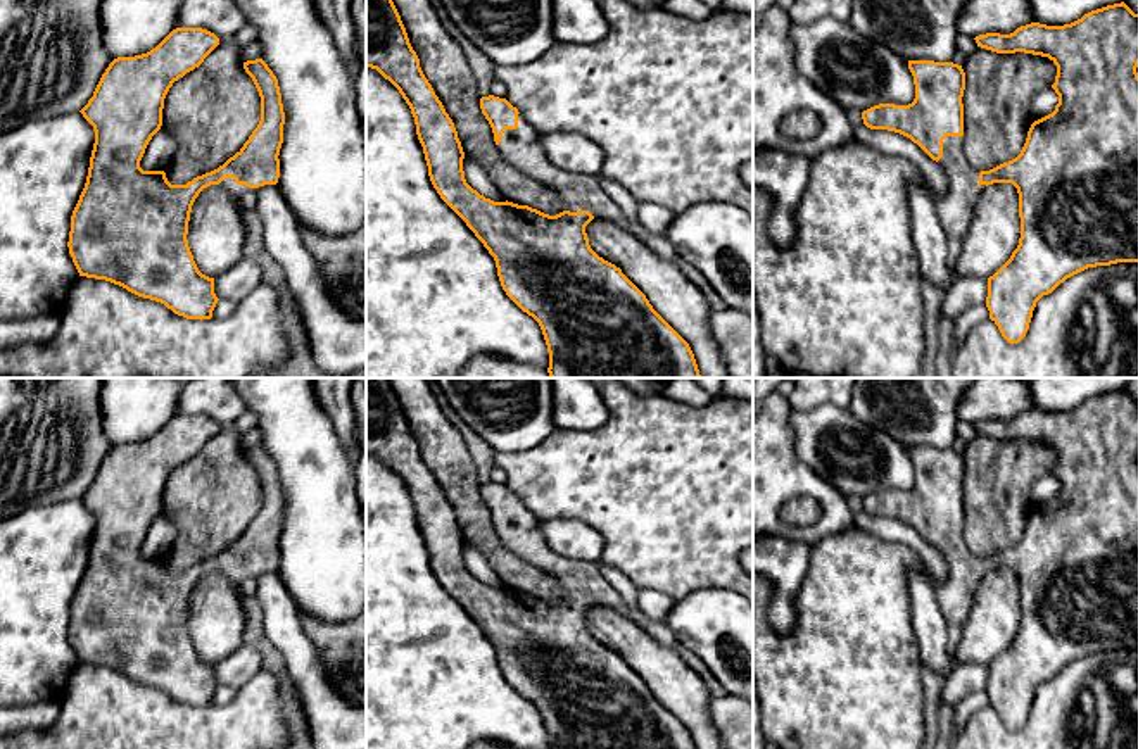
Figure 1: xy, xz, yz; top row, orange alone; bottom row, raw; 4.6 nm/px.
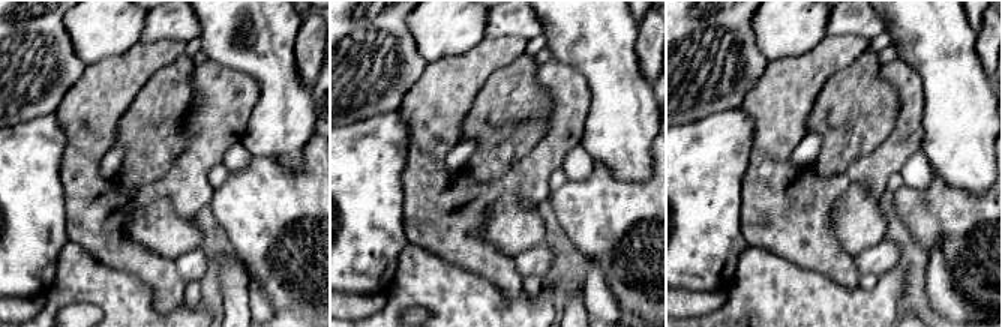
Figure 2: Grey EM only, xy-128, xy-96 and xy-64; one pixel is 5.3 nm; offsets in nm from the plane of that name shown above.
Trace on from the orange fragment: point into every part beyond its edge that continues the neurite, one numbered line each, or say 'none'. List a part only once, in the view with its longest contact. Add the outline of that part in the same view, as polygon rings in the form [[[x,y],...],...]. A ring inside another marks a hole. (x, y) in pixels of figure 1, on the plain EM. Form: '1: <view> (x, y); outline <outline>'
1: yz (957, 594); outline [[[946,523],[943,542],[938,547],[948,564],[948,576],[938,580],[938,601],[950,625],[962,625],[976,602],[976,590],[986,571],[979,570],[979,559],[964,540],[964,523]]]

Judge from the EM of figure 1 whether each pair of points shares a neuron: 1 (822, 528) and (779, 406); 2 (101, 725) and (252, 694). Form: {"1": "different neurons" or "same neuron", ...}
{"1": "same neuron", "2": "same neuron"}

